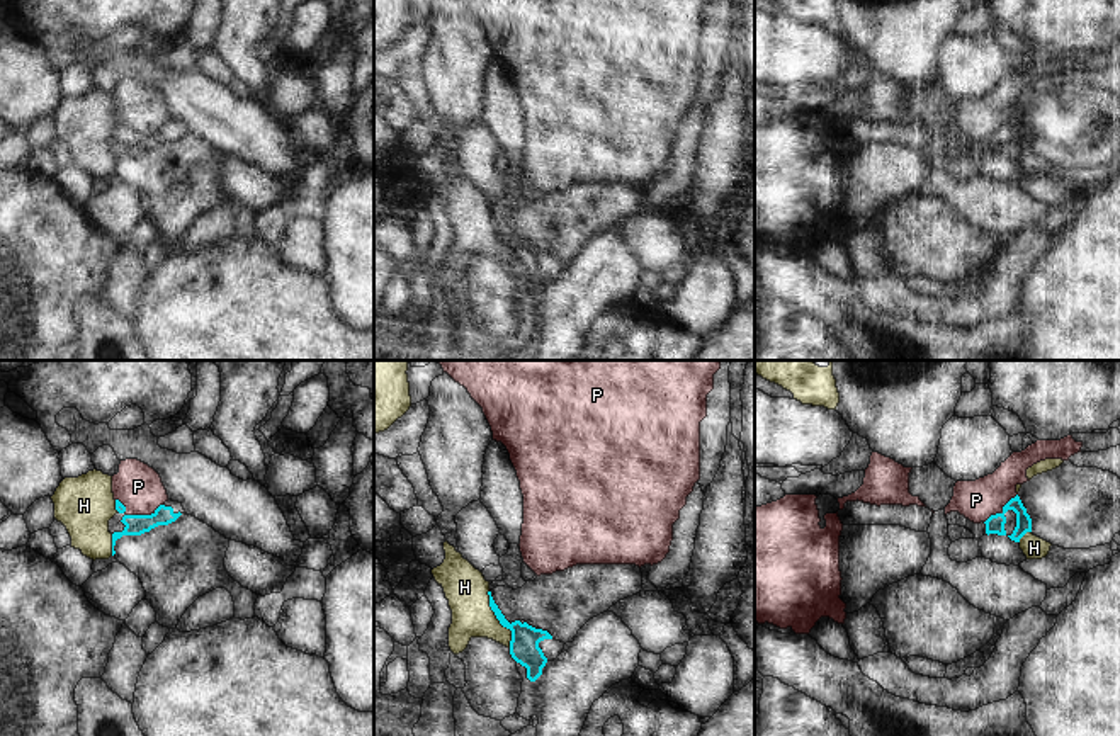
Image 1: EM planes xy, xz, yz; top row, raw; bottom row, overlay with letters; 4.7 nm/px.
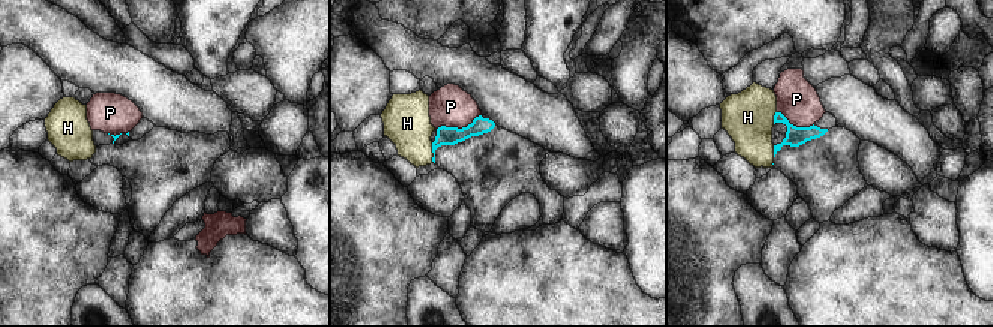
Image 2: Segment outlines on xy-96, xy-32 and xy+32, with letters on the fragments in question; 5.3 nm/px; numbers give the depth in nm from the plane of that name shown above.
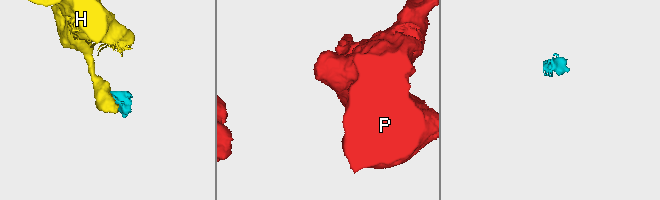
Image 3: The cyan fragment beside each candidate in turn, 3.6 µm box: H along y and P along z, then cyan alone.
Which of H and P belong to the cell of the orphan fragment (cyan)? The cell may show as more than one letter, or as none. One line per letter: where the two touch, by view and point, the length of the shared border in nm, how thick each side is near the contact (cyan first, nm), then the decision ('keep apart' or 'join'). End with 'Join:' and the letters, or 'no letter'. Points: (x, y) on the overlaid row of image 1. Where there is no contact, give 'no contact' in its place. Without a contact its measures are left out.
H: xz (497, 617) | 300 nm | 140/200 nm | join
P: xy (136, 515) | 220 nm | 100/220 nm | keep apart
Join: H

